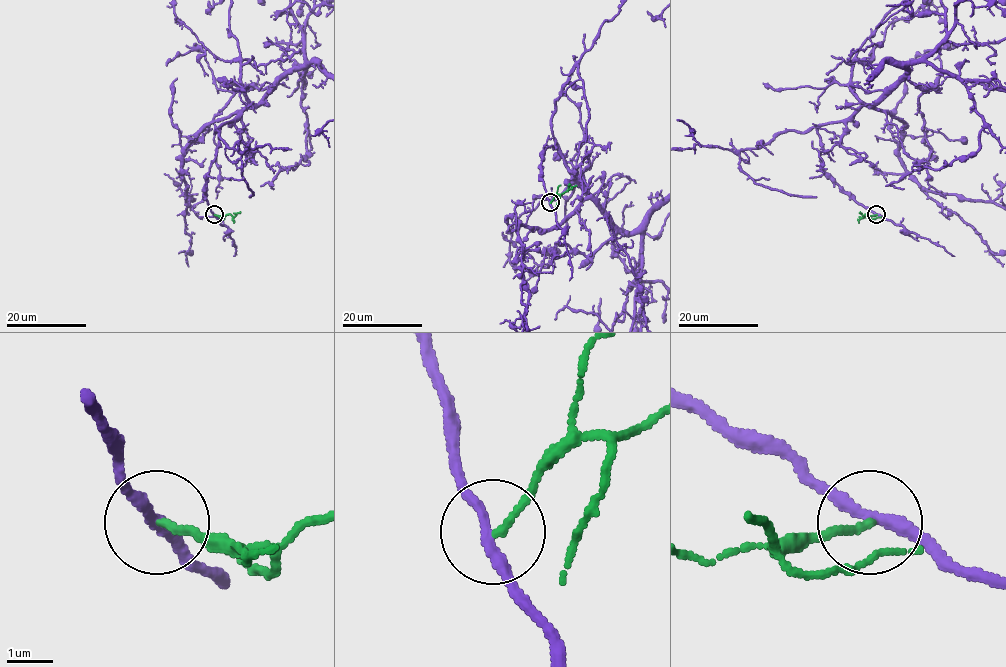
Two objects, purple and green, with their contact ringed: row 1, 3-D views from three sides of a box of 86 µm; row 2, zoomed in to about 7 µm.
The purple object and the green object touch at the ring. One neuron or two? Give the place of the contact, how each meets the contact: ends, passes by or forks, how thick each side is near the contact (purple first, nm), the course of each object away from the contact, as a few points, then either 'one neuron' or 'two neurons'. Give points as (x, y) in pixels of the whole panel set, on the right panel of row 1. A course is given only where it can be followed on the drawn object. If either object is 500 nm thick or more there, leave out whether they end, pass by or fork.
at (876, 214); purple passes by; green ends there; 240 nm thick on the purple side, 150 nm on the other; green runs (876, 214), (863, 216), (859, 212); two neurons

